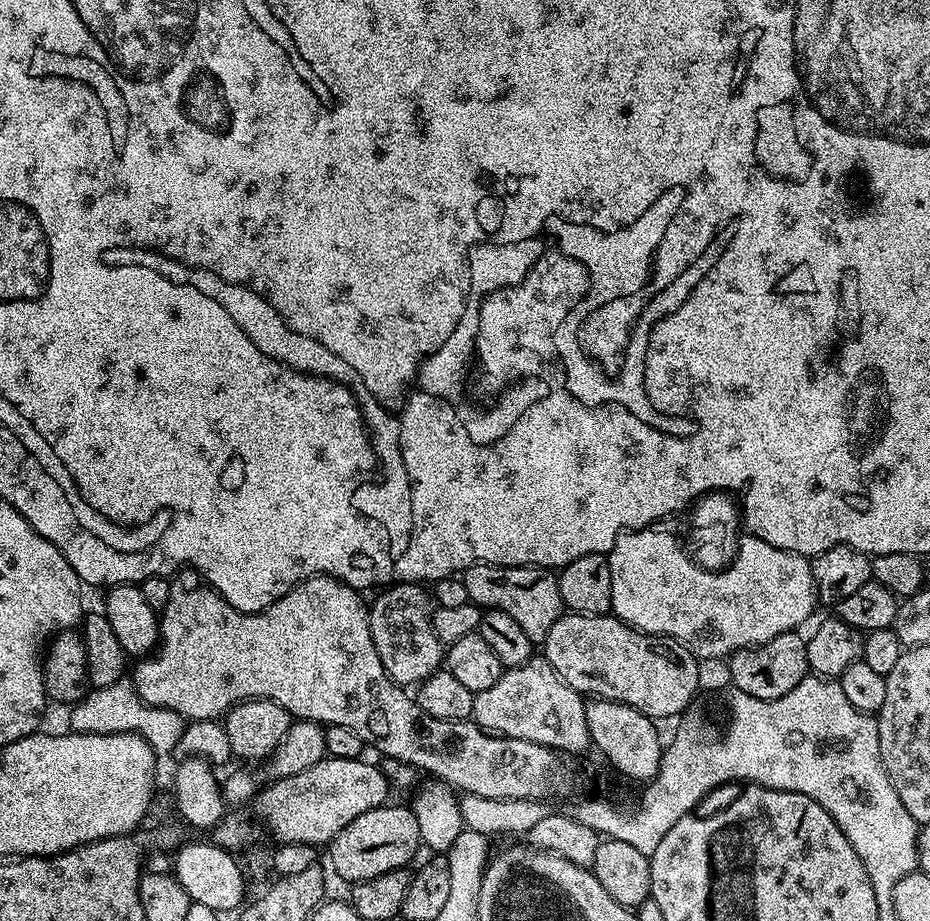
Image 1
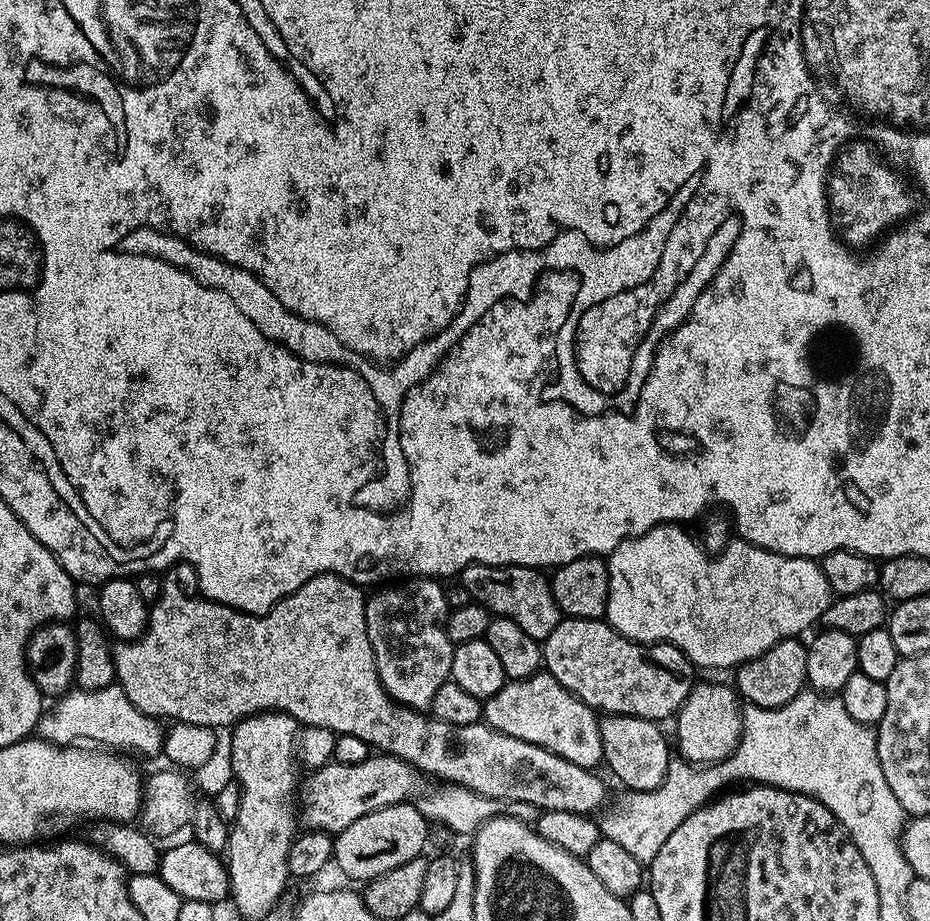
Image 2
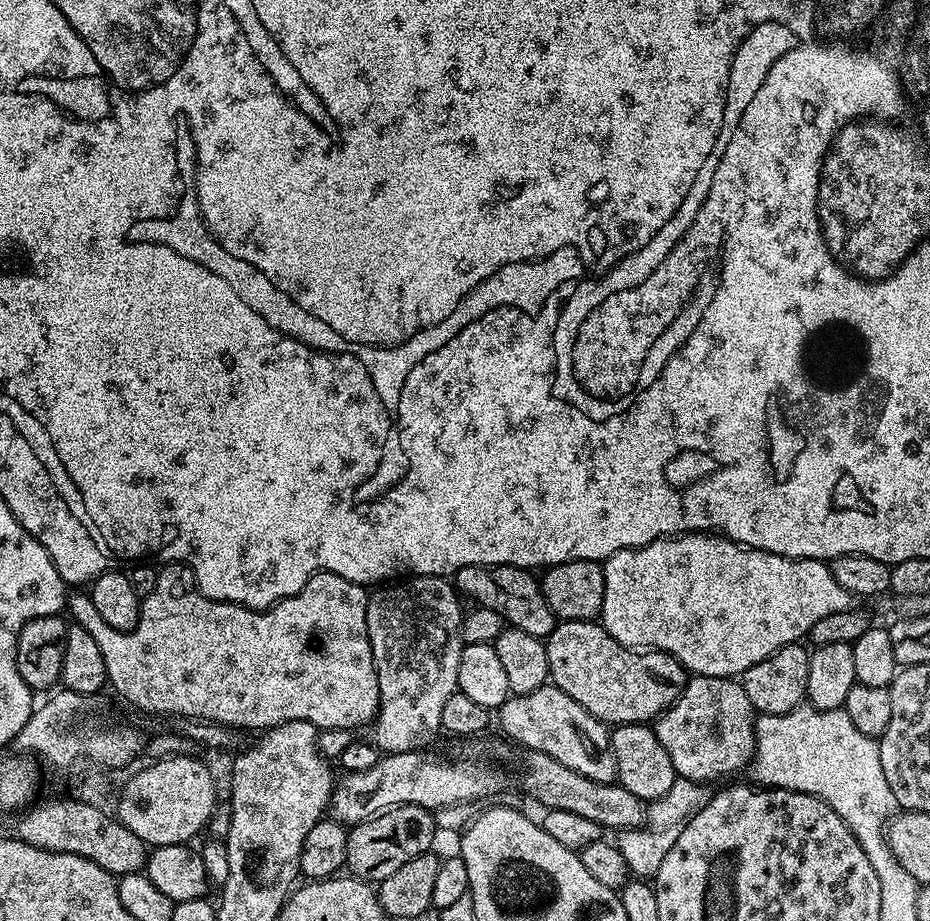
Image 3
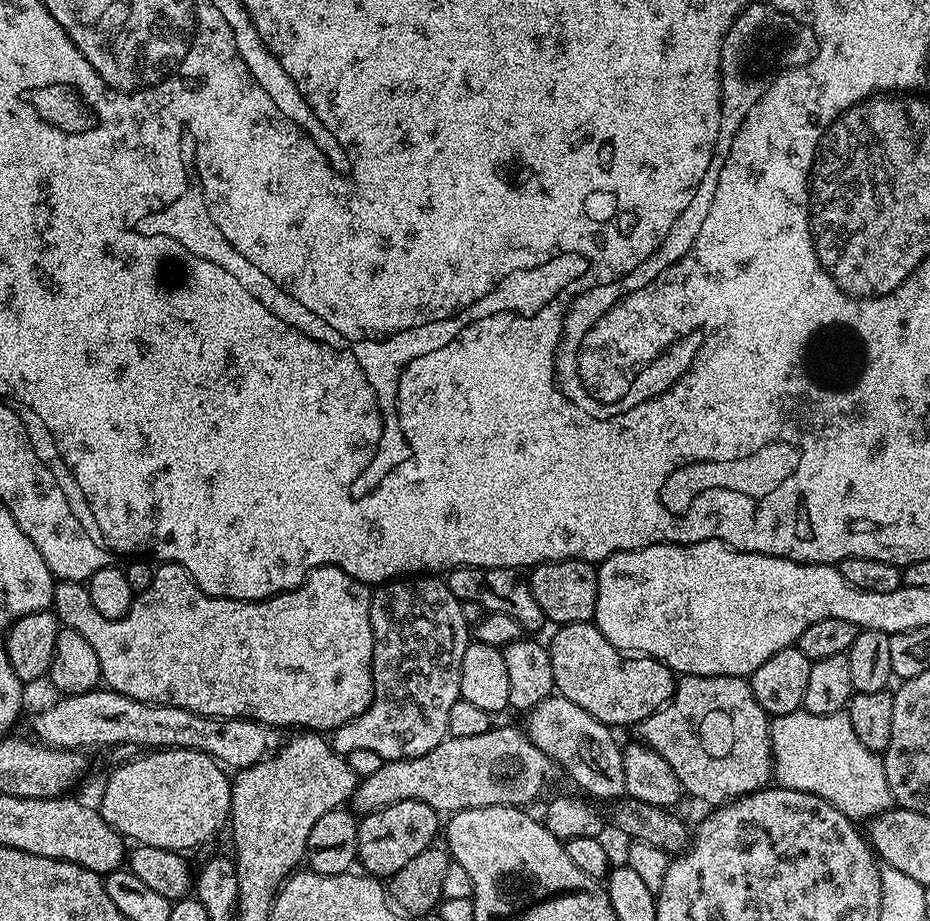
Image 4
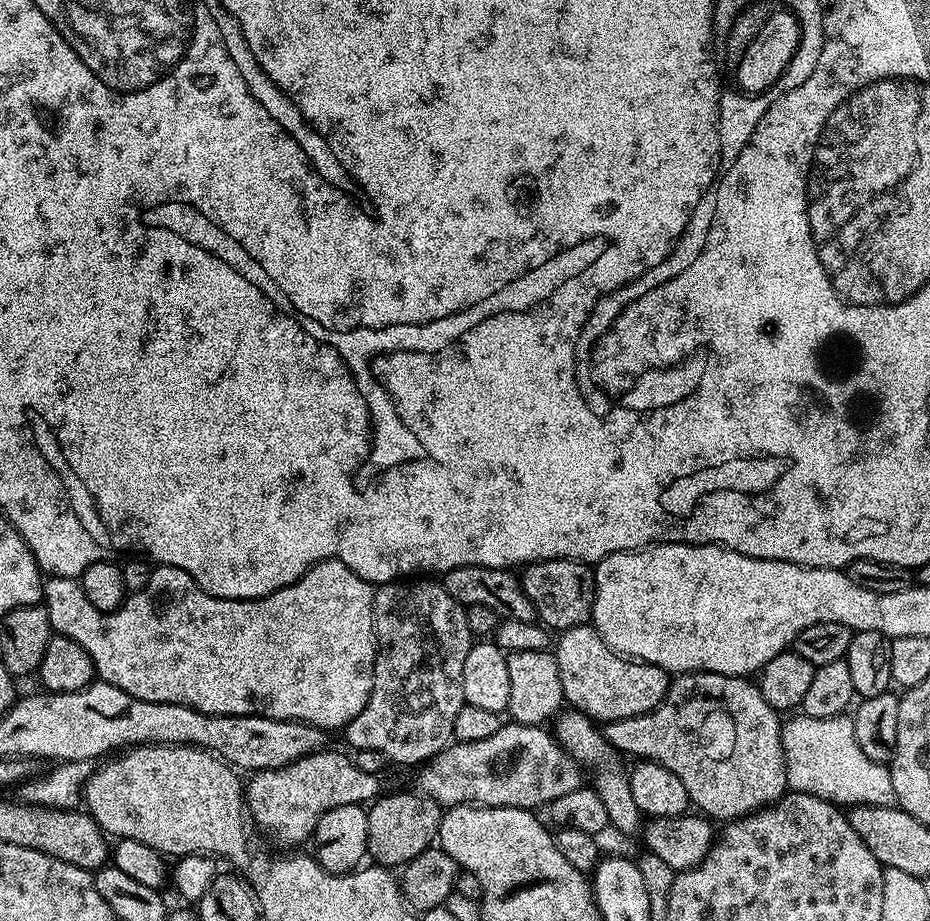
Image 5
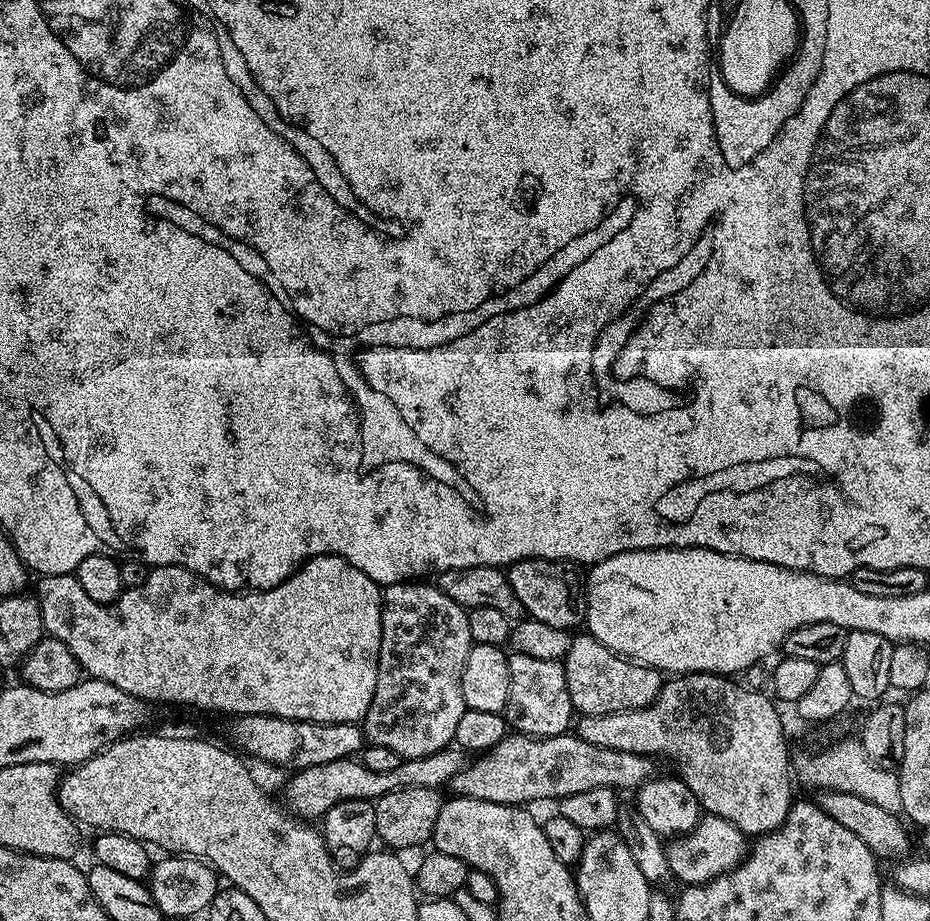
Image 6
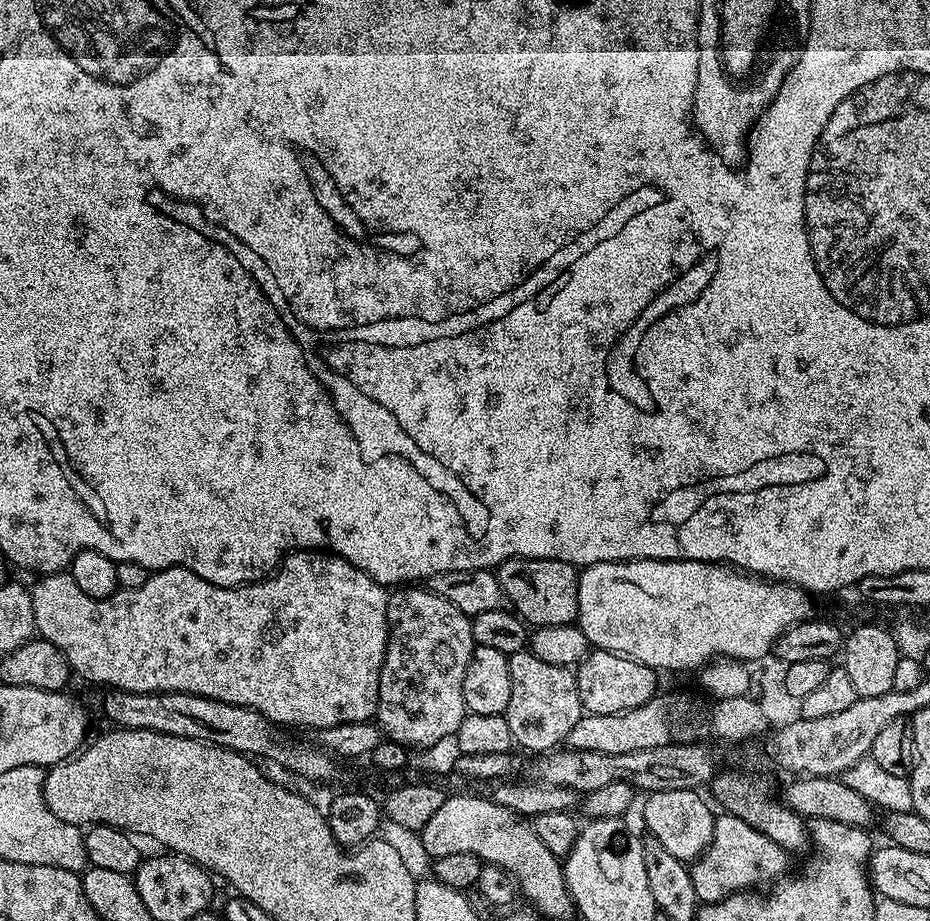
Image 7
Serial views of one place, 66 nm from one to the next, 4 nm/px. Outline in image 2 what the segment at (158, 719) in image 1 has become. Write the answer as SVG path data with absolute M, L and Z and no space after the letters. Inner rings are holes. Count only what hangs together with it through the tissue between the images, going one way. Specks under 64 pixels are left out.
M114 683L108 687L103 687L100 690L82 691L77 688L69 689L57 699L57 704L54 709L51 708L45 711L37 724L37 735L51 744L61 746L70 746L79 742L89 742L95 744L98 742L101 747L115 750L118 752L127 752L132 750L146 756L157 756L163 751L165 729L155 717L142 714L140 710L129 698L126 697L126 692L122 690L120 684Z

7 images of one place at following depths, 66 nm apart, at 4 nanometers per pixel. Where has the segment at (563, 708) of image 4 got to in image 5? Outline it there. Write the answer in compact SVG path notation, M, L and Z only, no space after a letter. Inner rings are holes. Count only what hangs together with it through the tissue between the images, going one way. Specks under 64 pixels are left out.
M564 710L555 721L554 735L575 760L582 766L596 768L596 793L606 802L606 814L609 825L620 832L632 832L642 824L642 814L638 810L638 802L634 802L634 794L630 794L629 773L620 769L621 753L605 738L603 731L584 713L575 710Z

